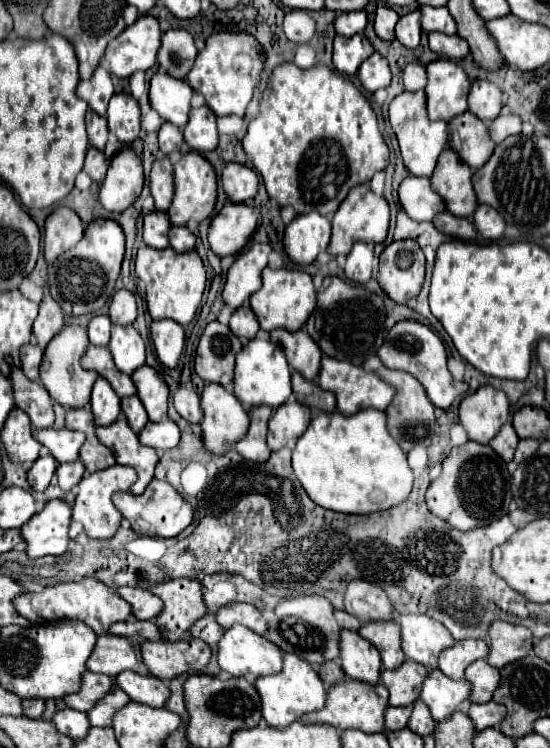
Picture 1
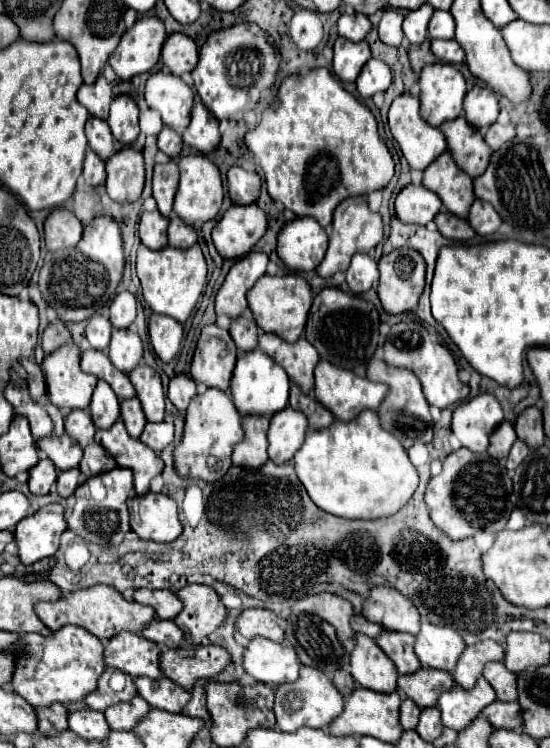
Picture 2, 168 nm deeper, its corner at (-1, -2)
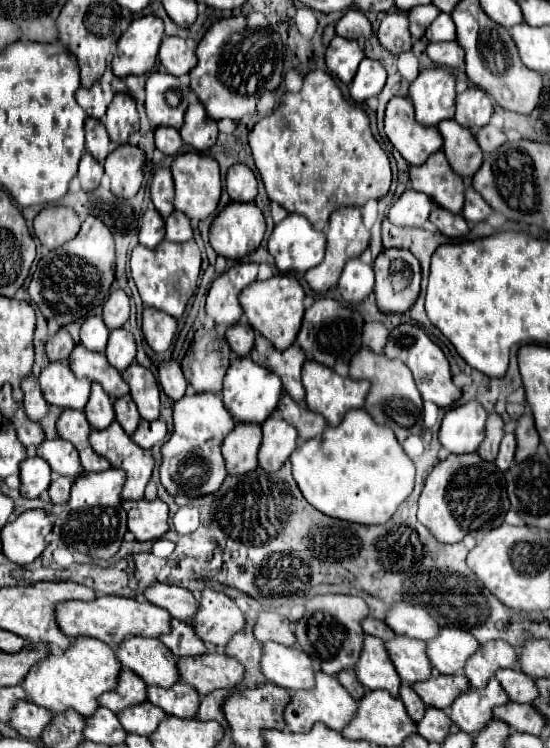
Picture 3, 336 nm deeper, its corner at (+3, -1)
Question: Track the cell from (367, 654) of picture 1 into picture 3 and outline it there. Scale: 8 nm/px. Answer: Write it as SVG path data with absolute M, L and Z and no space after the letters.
M365 636L361 658L355 664L355 674L365 688L369 688L369 690L383 688L391 696L399 696L401 678L395 672L393 662L389 660L383 640L373 638L373 636Z

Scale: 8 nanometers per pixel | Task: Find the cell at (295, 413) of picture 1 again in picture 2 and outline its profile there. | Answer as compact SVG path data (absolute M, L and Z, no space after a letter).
M291 407L281 409L271 417L271 427L267 433L269 439L269 459L273 463L287 463L301 449L307 431L307 419L301 411Z

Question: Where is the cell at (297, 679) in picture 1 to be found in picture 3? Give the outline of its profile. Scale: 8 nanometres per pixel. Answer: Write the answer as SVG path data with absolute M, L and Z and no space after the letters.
M315 672L315 686L311 690L297 690L291 696L289 704L285 706L283 720L287 730L291 732L309 732L315 722L323 722L331 730L341 732L345 724L349 724L349 720L353 718L355 710L357 710L357 702L333 676L327 676L325 672Z

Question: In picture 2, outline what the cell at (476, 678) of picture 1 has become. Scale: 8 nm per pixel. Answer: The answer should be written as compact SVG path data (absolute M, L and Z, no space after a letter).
M487 663L483 677L493 685L499 701L517 701L517 675L507 671L503 663Z

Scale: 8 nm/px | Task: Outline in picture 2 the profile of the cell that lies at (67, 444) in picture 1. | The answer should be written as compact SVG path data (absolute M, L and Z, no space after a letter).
M69 435L41 437L37 441L37 449L41 451L41 455L51 459L59 471L79 467L79 461L83 455L81 447Z

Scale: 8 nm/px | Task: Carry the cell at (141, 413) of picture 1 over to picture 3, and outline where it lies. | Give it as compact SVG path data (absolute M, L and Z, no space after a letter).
M121 396L115 400L115 420L121 424L121 428L131 436L141 420L139 410L131 396Z

